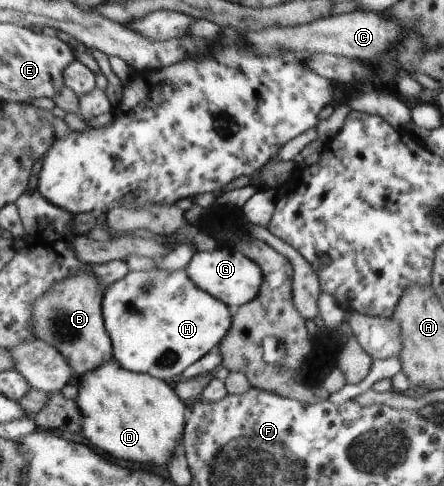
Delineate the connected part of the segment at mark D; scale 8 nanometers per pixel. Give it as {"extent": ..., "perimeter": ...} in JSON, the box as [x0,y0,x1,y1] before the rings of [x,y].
{"extent":[76,359,189,467],"perimeter":[[[111,359],[106,365],[99,366],[98,370],[90,371],[80,379],[79,395],[76,402],[82,411],[82,433],[89,445],[105,455],[113,457],[115,461],[131,461],[145,467],[153,465],[167,465],[175,455],[180,439],[186,431],[186,421],[189,417],[189,407],[165,380],[151,377],[125,369],[117,360]]]}

